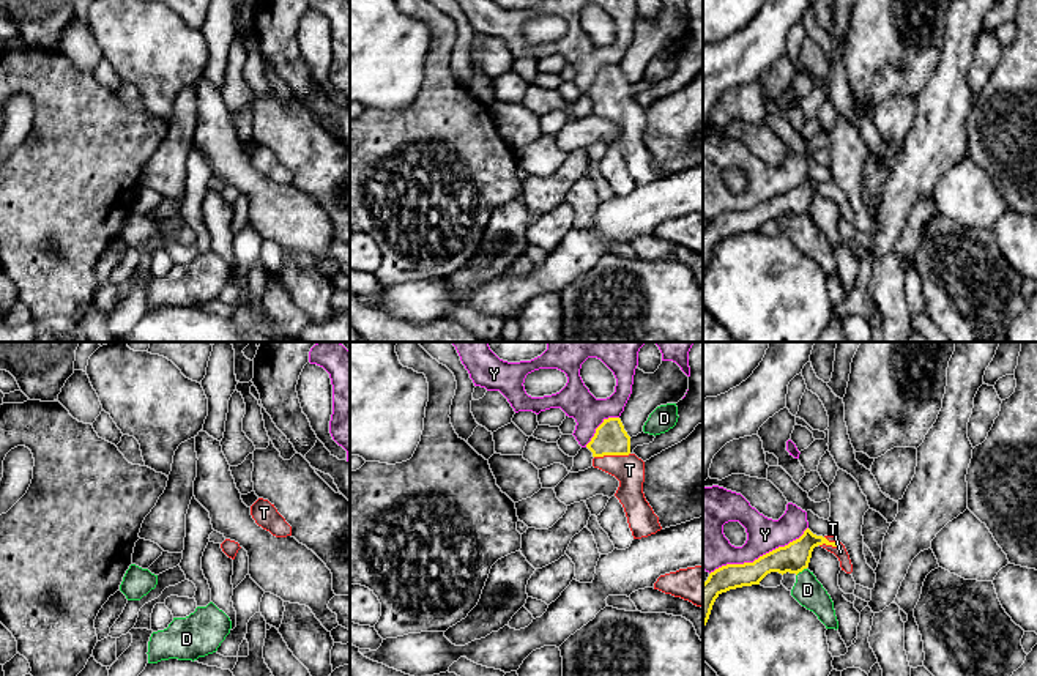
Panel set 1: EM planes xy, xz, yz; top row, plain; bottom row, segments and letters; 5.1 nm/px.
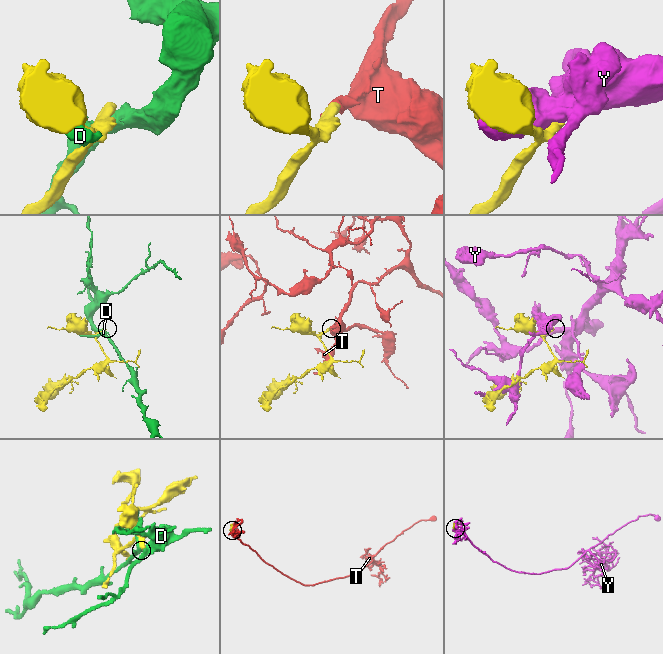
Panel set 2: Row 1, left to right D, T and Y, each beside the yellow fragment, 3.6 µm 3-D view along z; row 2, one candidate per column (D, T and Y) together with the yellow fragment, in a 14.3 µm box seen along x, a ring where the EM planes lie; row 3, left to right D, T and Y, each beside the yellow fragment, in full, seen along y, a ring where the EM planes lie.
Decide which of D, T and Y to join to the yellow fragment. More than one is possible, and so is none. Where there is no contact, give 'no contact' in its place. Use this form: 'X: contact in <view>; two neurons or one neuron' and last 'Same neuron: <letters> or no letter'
D: contact in yz; two neurons
T: contact in xz; one neuron
Y: contact in yz; two neurons
Same neuron: T

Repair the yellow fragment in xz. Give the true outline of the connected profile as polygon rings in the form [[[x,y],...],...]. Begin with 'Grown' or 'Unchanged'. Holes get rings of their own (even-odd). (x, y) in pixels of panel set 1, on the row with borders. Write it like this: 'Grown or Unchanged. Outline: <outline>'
Grown. Outline: [[[604,419],[586,448],[593,452],[593,466],[619,481],[615,496],[624,507],[634,539],[660,531],[659,517],[643,493],[645,462],[630,452],[630,436],[621,419]]]

